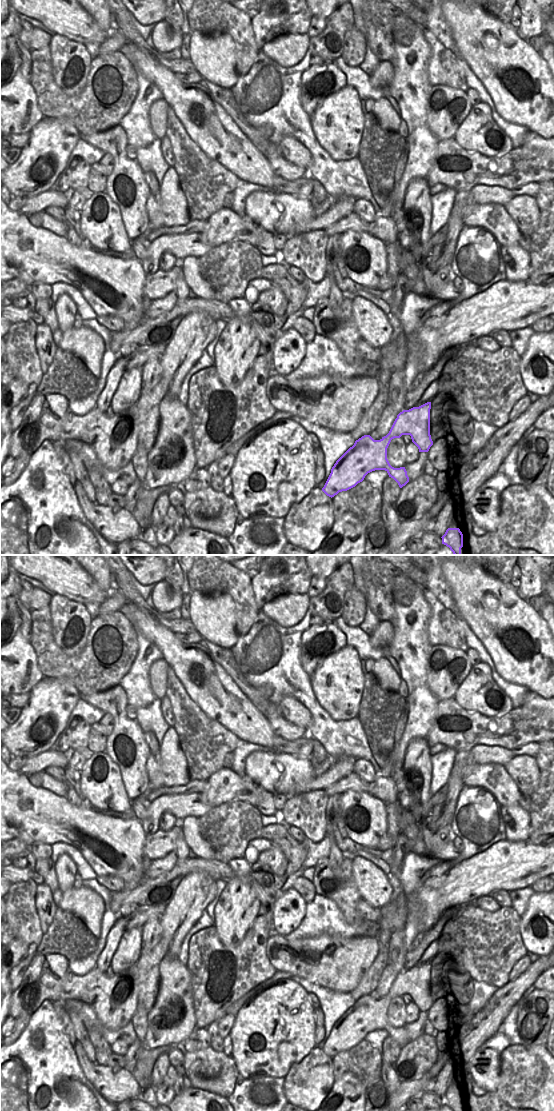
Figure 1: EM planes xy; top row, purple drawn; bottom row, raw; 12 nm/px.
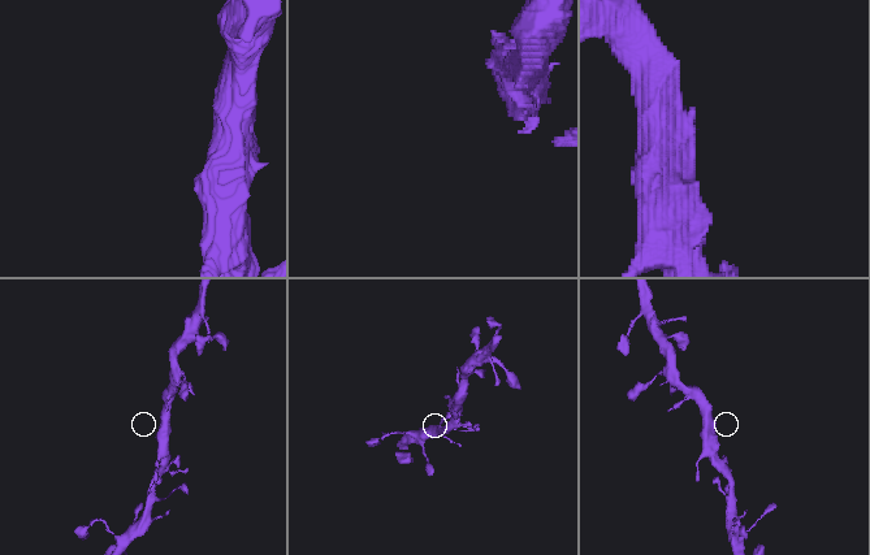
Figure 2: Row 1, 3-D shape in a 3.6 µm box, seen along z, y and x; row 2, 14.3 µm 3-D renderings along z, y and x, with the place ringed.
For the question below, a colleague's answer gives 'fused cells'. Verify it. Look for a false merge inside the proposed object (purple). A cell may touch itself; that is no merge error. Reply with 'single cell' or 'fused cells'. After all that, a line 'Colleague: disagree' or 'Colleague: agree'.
single cell
Colleague: disagree

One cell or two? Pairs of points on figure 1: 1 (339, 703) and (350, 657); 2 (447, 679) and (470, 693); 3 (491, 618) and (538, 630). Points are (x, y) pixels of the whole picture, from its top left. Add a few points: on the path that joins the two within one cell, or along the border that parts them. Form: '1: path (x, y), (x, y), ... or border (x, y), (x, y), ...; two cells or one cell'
1: path (339, 692), (339, 678), (343, 668); one cell
2: border (472, 666), (453, 696); two cells
3: path (503, 622), (517, 623), (526, 628); one cell

